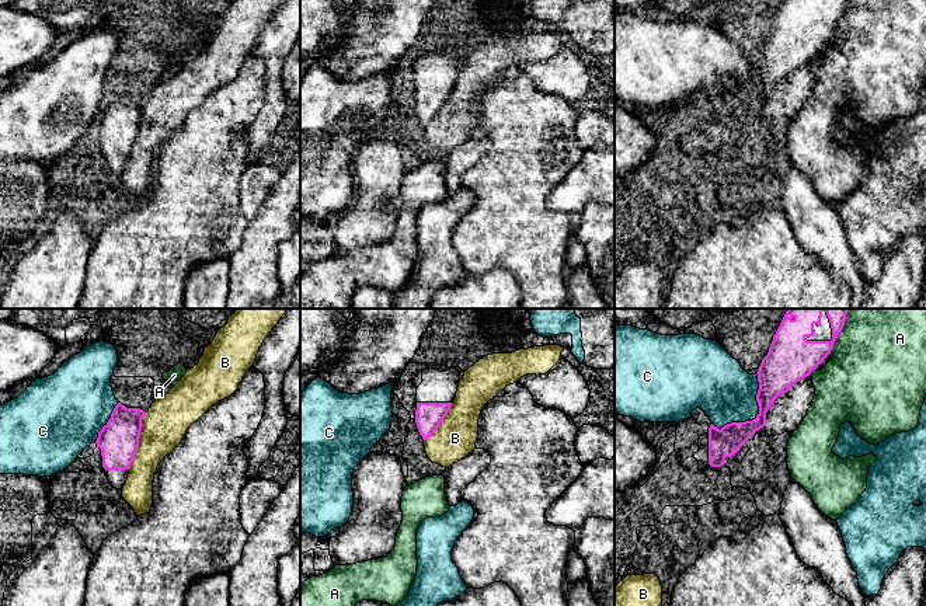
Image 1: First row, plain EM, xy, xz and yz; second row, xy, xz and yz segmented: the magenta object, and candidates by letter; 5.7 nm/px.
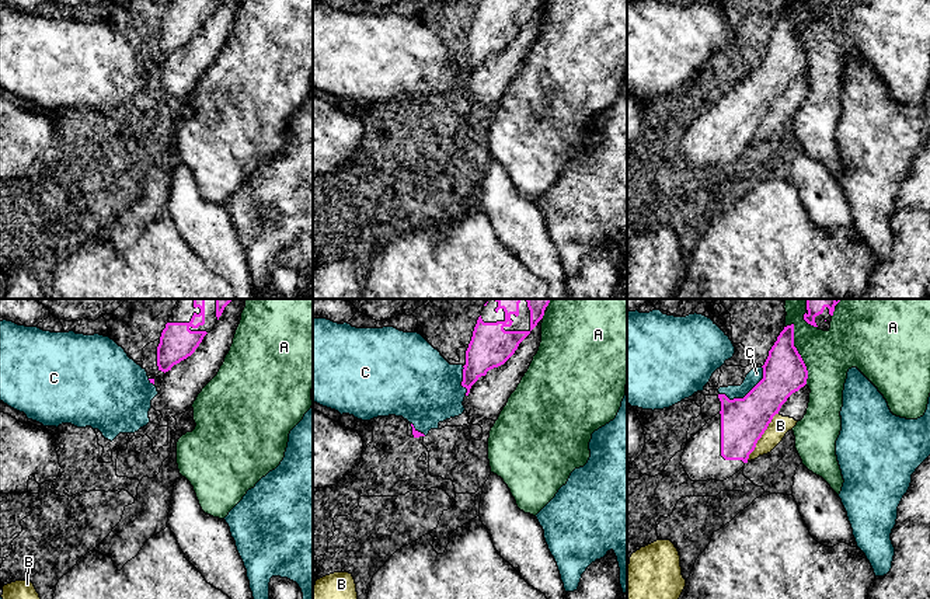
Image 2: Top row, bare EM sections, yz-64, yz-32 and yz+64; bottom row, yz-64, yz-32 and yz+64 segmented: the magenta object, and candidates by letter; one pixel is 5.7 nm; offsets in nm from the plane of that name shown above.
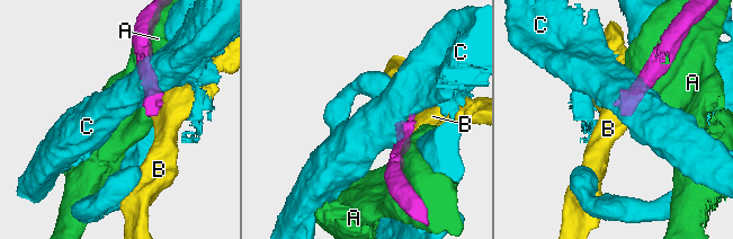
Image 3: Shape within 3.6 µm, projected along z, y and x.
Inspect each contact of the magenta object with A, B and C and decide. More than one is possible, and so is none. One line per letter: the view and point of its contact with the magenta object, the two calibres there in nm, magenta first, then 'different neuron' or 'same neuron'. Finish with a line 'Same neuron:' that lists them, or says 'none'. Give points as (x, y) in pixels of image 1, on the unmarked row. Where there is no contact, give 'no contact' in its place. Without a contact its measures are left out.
A: yz (839, 17) | 190/480 nm | different neuron
B: xy (138, 126) | 220/260 nm | different neuron
C: yz (756, 101) | 200/340 nm | different neuron
Same neuron: none

